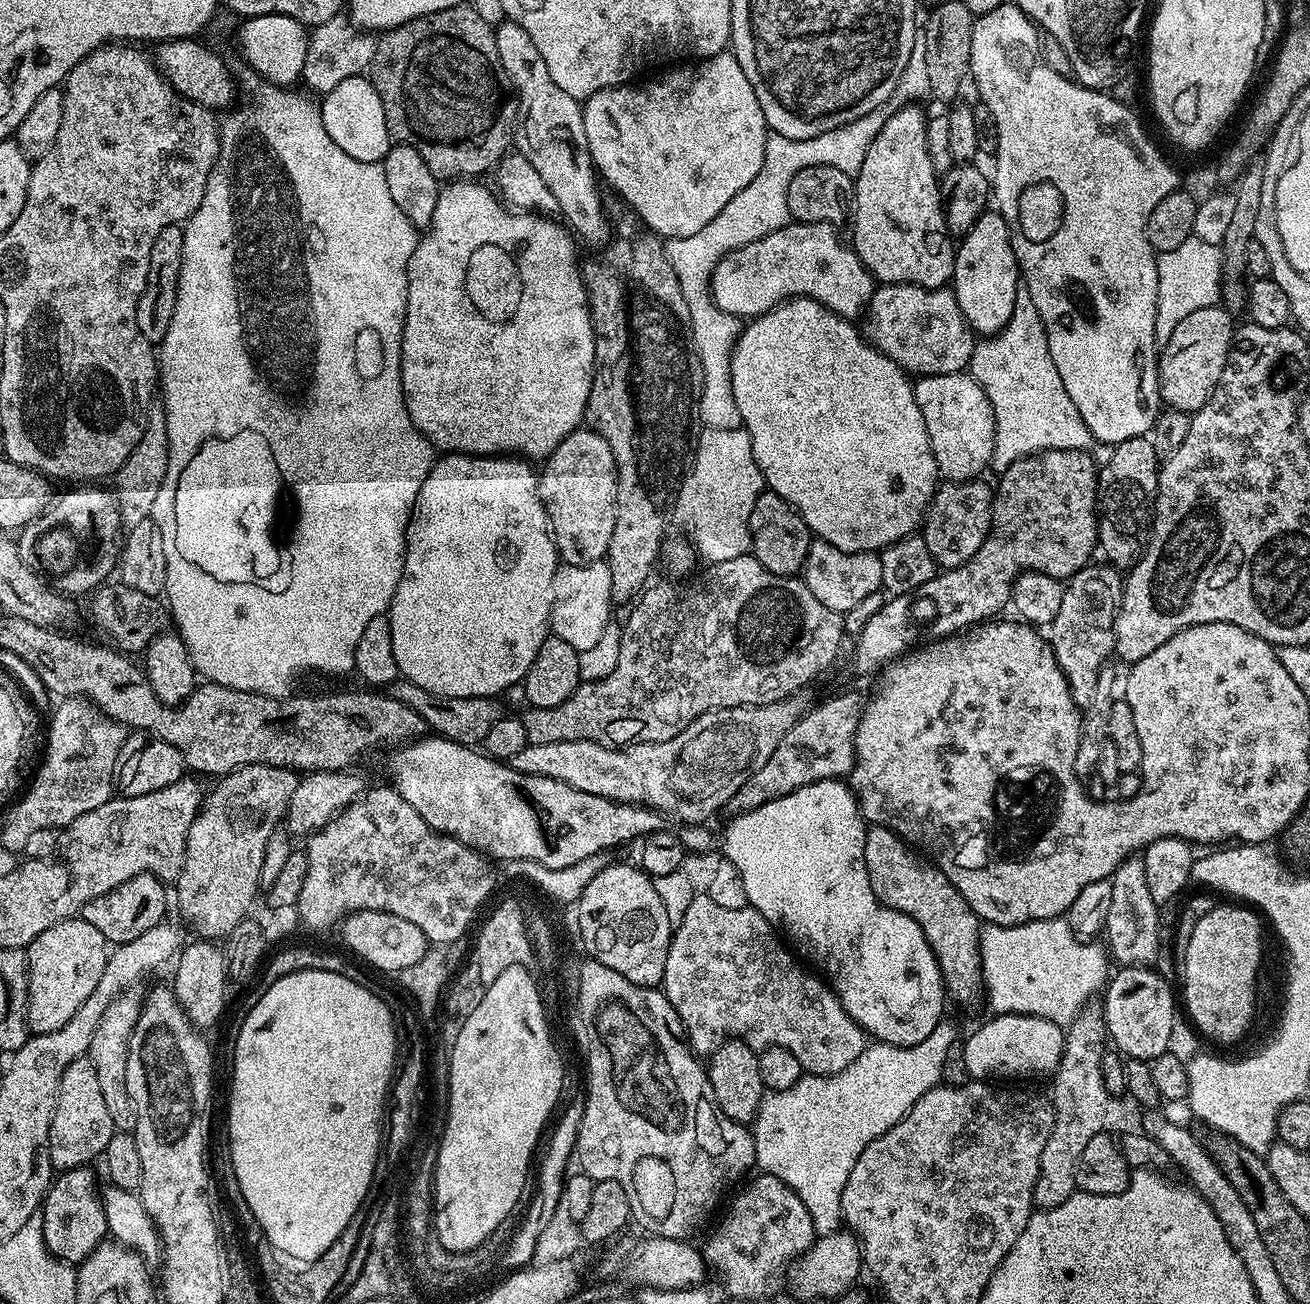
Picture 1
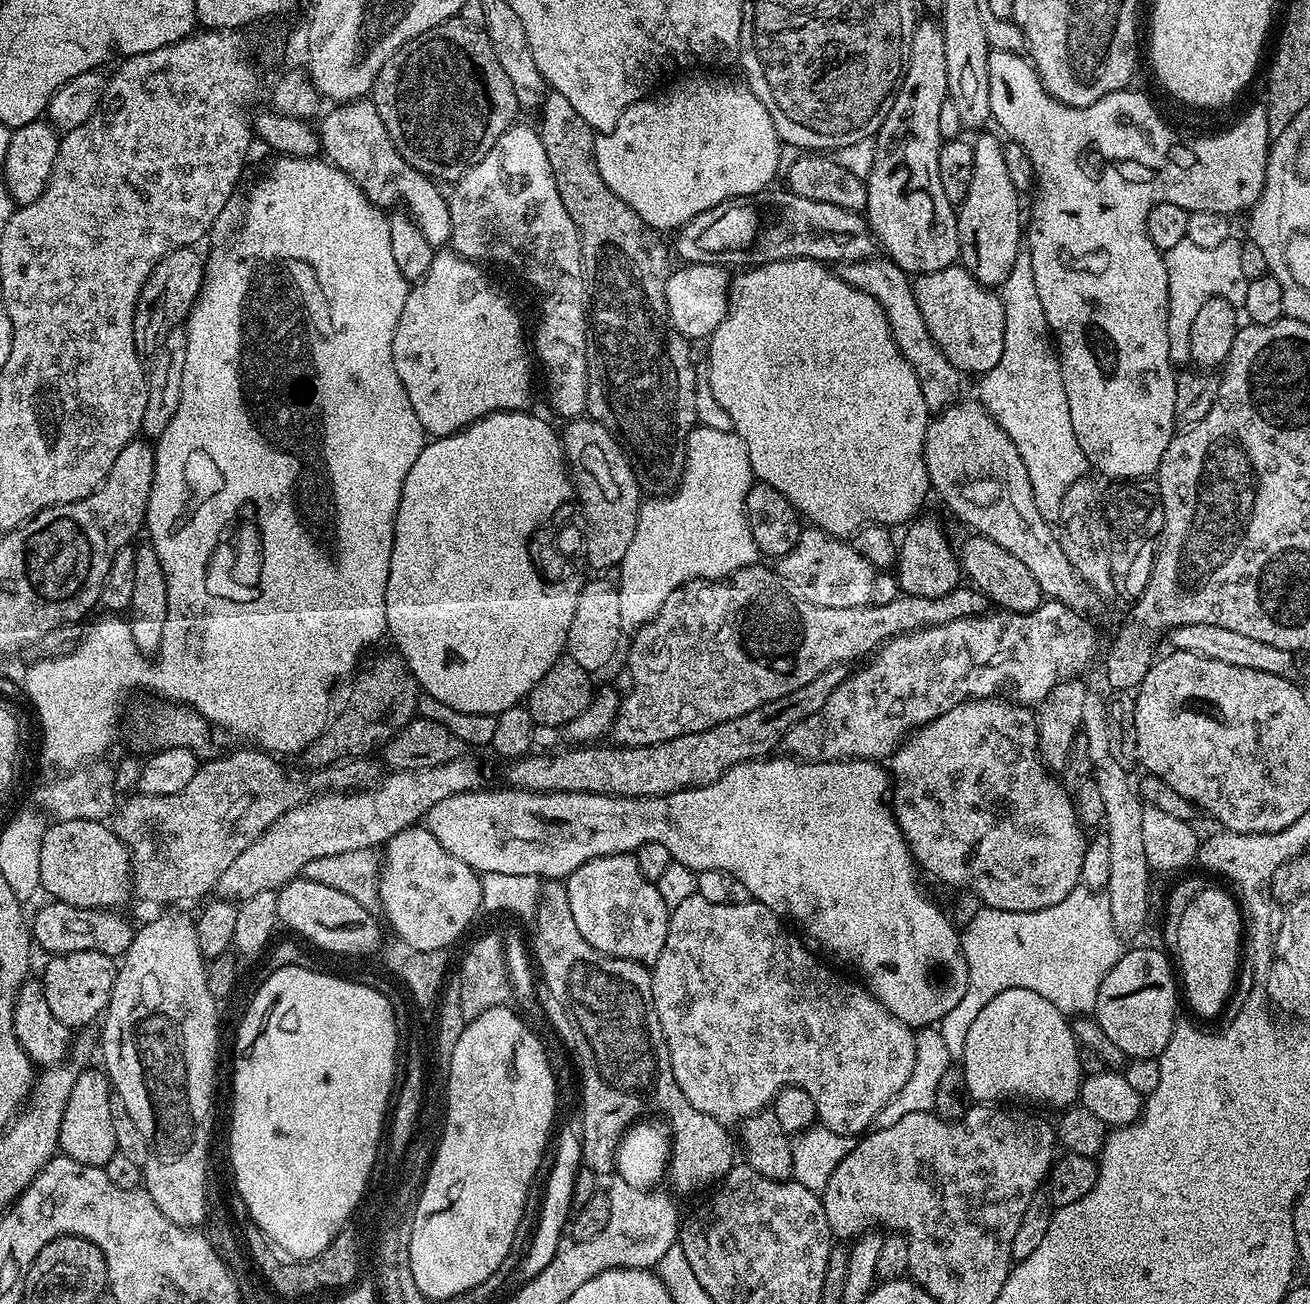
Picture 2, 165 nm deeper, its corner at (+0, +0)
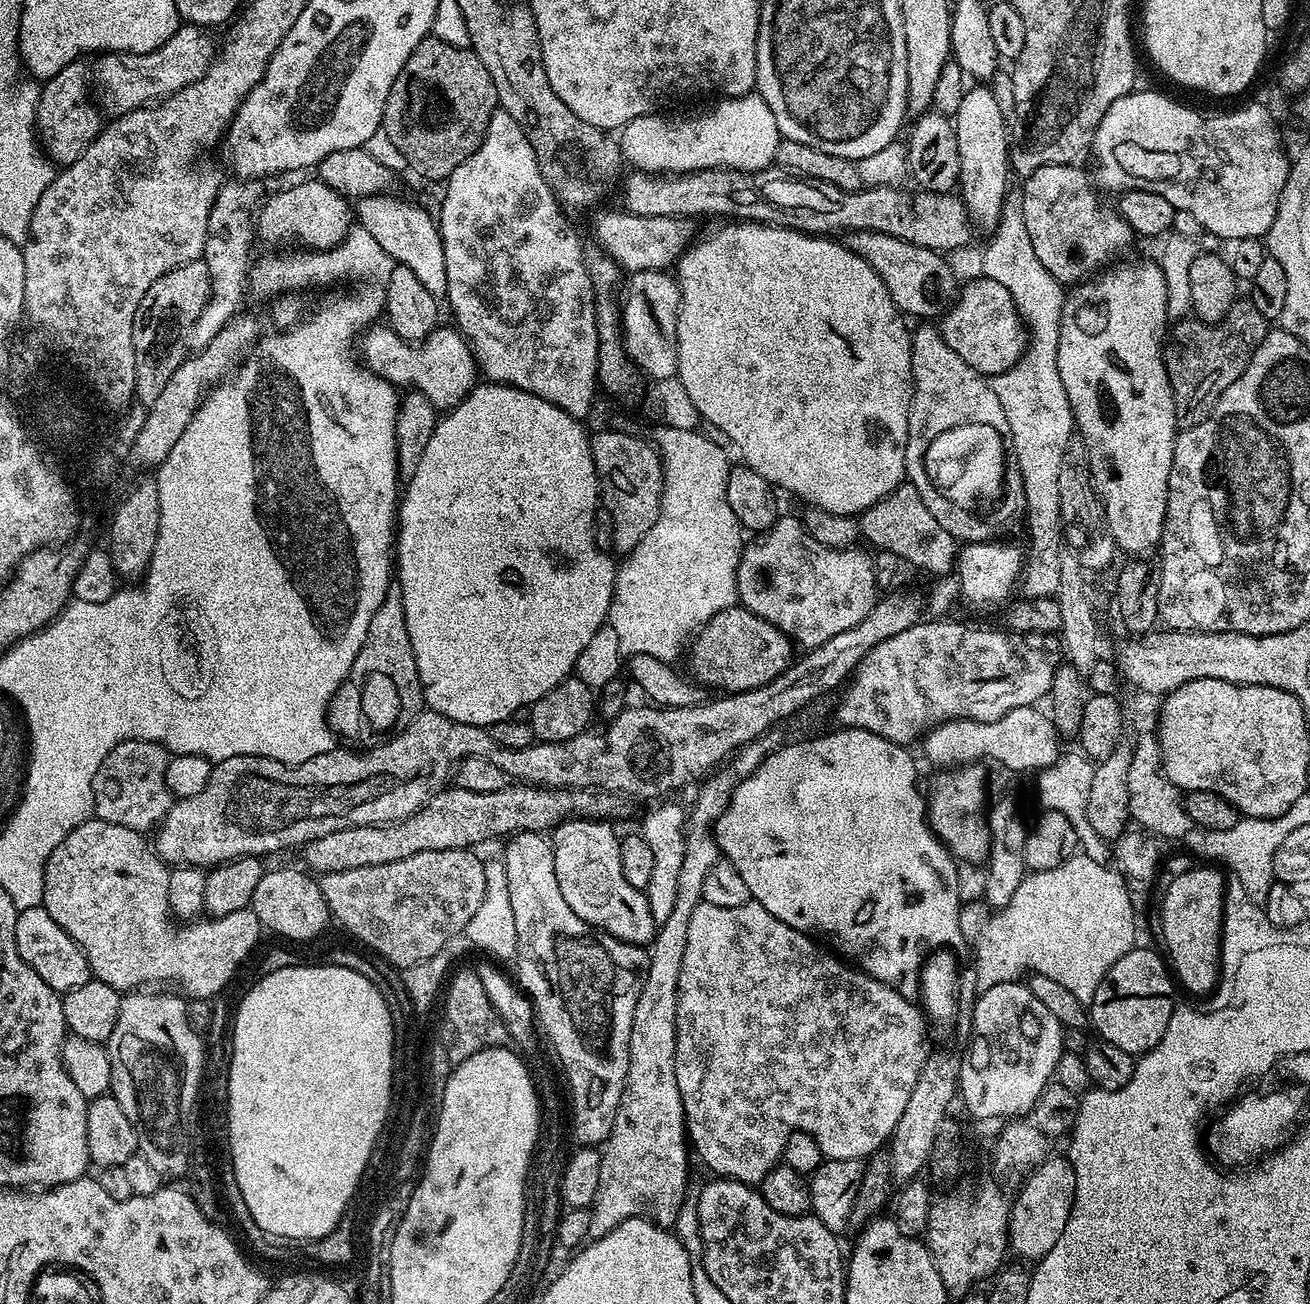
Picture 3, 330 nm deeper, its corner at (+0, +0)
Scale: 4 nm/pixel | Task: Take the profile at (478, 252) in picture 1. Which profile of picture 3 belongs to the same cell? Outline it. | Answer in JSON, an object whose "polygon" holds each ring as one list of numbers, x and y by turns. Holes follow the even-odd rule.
{"polygon":[[376,326,367,329,363,337,364,356,368,359,367,367,383,376,389,384,404,390,420,392,437,410,455,408,476,387,478,383,476,358,467,340,455,327,436,326,417,344,404,340,394,331,379,332,378,329]]}

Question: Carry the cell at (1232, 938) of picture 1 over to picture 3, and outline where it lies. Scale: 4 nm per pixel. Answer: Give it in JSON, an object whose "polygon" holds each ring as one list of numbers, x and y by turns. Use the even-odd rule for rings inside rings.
{"polygon":[[1193,866,1186,874,1178,874,1178,878,1174,878,1174,882,1163,889,1164,901,1160,904,1160,928,1164,931,1164,944,1168,947,1166,956,1171,971,1179,983,1180,980,1184,983,1186,991,1203,994,1211,993,1220,979,1226,891,1225,873,1219,867,1208,867,1212,868]]}

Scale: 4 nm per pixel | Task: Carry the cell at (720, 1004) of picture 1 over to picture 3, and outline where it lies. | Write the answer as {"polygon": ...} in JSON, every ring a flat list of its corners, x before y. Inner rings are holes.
{"polygon":[[701,902,694,914,690,914,690,930,686,930,682,970,678,974,674,1070,684,1103,684,1123,691,1147,717,1177,759,1186,768,1171,781,1163,786,1142,790,1134,795,1132,809,1132,818,1142,821,1157,829,1160,864,1160,889,1143,914,1090,926,1055,926,1016,921,1005,902,998,902,994,878,982,859,967,845,962,839,955,831,956,812,940,815,939,811,935,799,932,786,922,774,918,766,906,755,902,742,906,714,906]]}

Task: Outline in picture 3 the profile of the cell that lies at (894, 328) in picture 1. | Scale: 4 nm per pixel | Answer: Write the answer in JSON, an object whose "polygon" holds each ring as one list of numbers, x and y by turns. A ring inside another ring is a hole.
{"polygon":[[977,276,965,288,963,285,938,327,946,346,950,346,950,350,954,350,954,354,958,354,966,366,978,370,985,378,1010,370,1010,366,1014,366,1014,362,1018,362,1024,352,1024,321,1014,306,1014,298,1010,298,1010,293,994,279]]}

